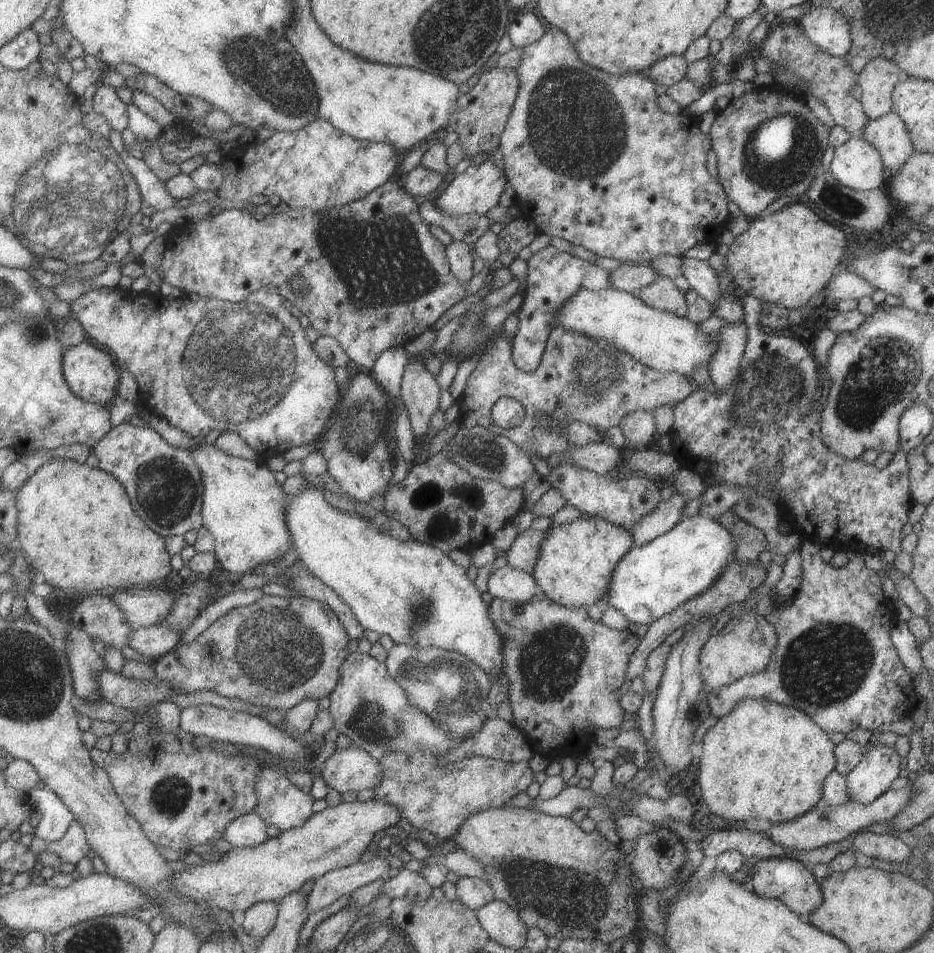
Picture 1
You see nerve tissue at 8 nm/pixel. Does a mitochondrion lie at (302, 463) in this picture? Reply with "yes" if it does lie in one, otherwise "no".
no

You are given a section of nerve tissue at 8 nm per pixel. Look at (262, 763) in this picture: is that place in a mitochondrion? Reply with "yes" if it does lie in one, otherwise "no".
no

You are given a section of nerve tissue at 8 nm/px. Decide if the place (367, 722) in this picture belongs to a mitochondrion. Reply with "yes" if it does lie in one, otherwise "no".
yes

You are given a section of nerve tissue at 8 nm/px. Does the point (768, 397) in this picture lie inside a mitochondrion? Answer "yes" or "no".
yes

